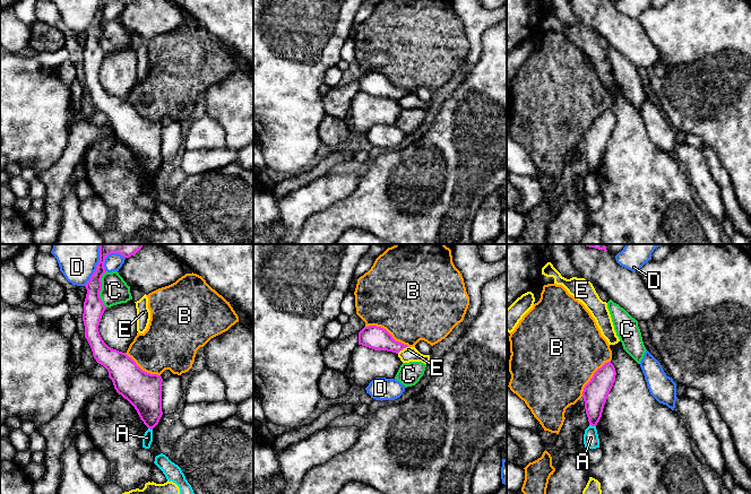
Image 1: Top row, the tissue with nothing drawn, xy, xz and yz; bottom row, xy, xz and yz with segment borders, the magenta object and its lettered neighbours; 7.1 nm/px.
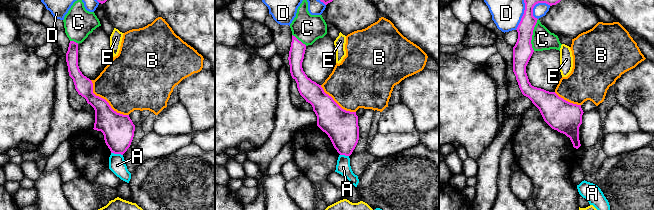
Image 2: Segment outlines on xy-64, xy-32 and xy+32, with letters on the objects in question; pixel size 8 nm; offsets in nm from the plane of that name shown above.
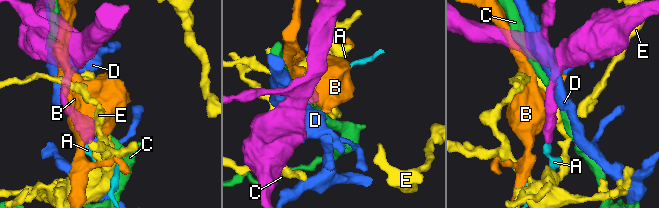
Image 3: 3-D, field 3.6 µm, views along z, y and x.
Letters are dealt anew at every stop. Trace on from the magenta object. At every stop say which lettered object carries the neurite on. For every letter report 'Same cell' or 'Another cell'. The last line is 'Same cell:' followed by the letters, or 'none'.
A: Another cell
B: Another cell
C: Another cell
D: Another cell
E: Another cell
Same cell: none

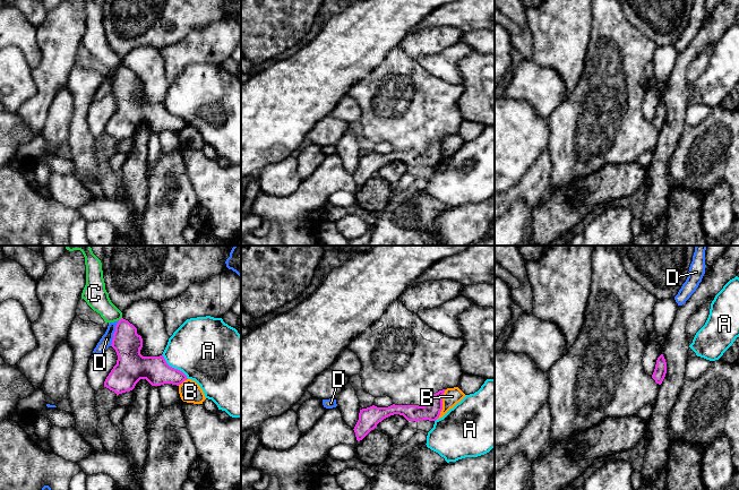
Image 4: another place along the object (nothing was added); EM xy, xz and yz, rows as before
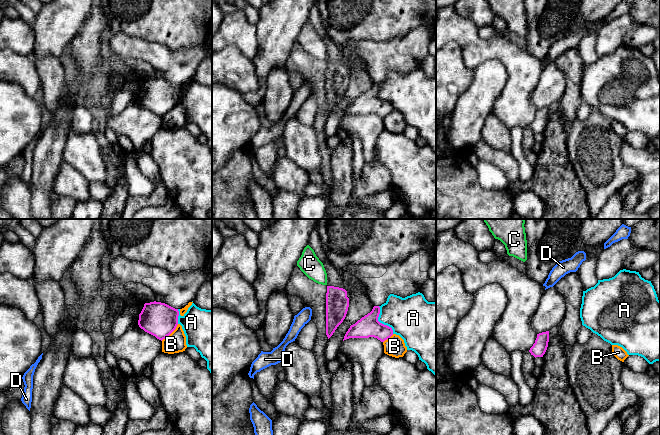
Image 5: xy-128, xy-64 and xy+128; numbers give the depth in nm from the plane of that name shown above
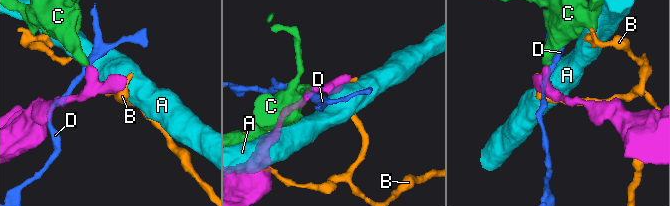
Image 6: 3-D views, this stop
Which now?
A: Same cell
B: Another cell
C: Another cell
D: Another cell
Same cell: A

